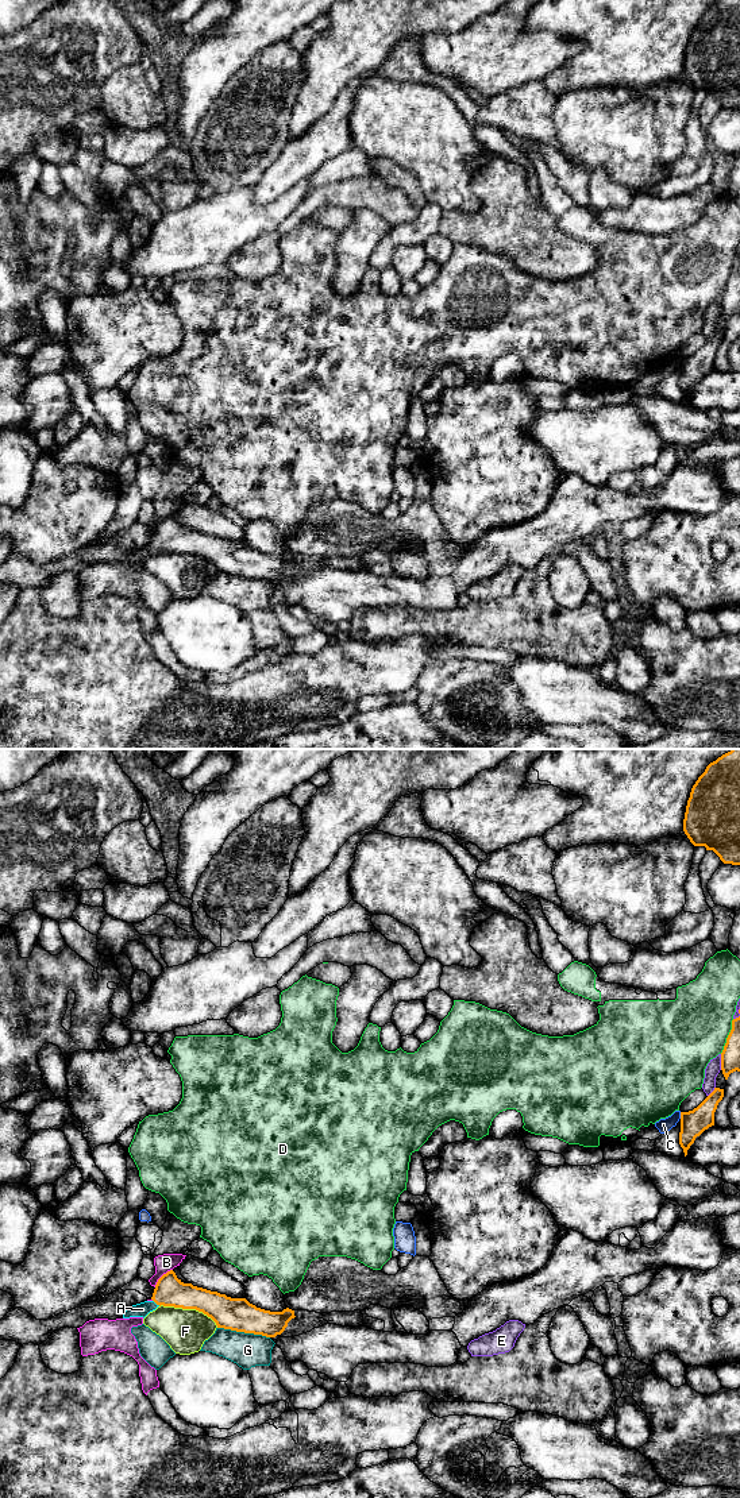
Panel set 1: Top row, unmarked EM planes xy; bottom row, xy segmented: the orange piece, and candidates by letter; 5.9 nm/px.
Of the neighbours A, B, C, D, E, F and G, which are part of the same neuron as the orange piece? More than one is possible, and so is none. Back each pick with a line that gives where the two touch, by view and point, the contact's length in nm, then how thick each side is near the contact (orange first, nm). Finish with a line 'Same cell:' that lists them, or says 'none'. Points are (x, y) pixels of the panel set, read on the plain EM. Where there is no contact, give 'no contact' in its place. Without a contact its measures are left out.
A: contact xy (157, 548); length 60 nm; calibres 180 and 90 nm
Same cell: A

